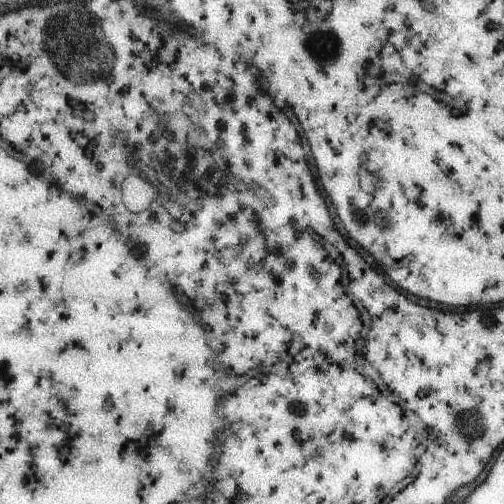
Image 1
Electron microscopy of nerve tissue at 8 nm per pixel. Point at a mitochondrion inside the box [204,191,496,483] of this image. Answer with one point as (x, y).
(465, 421)

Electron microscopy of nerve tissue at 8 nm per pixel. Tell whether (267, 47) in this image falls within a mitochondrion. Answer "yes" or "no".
no

